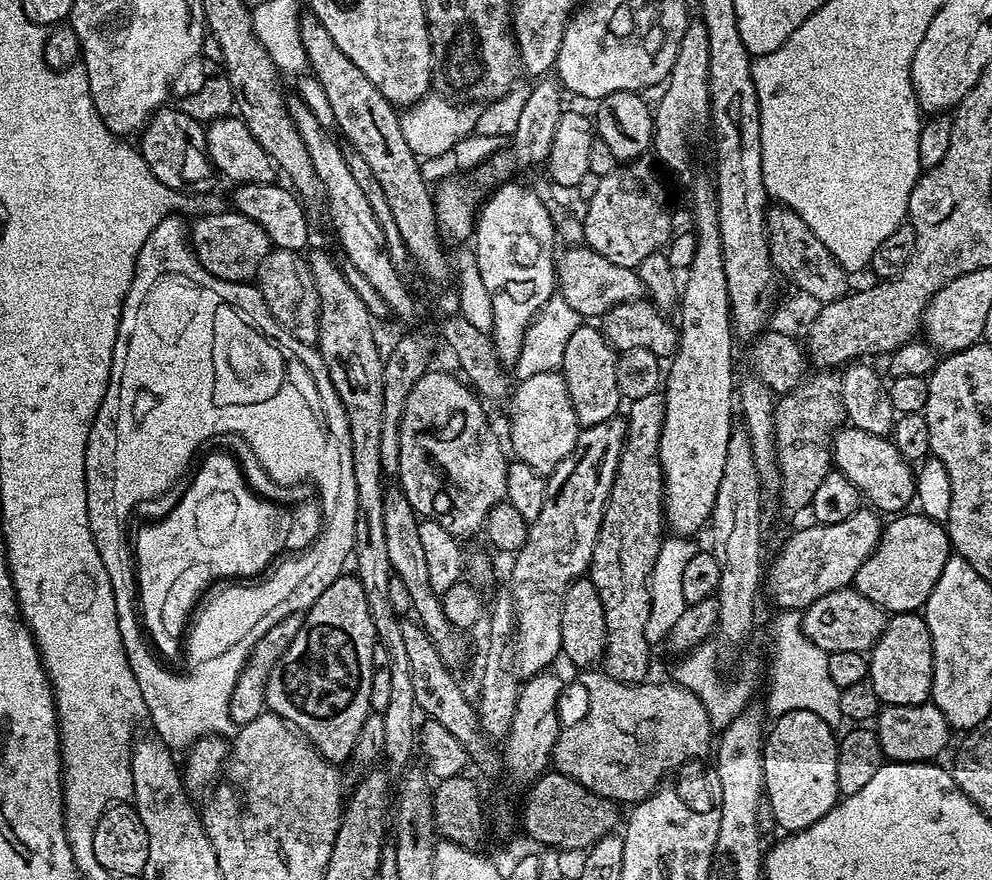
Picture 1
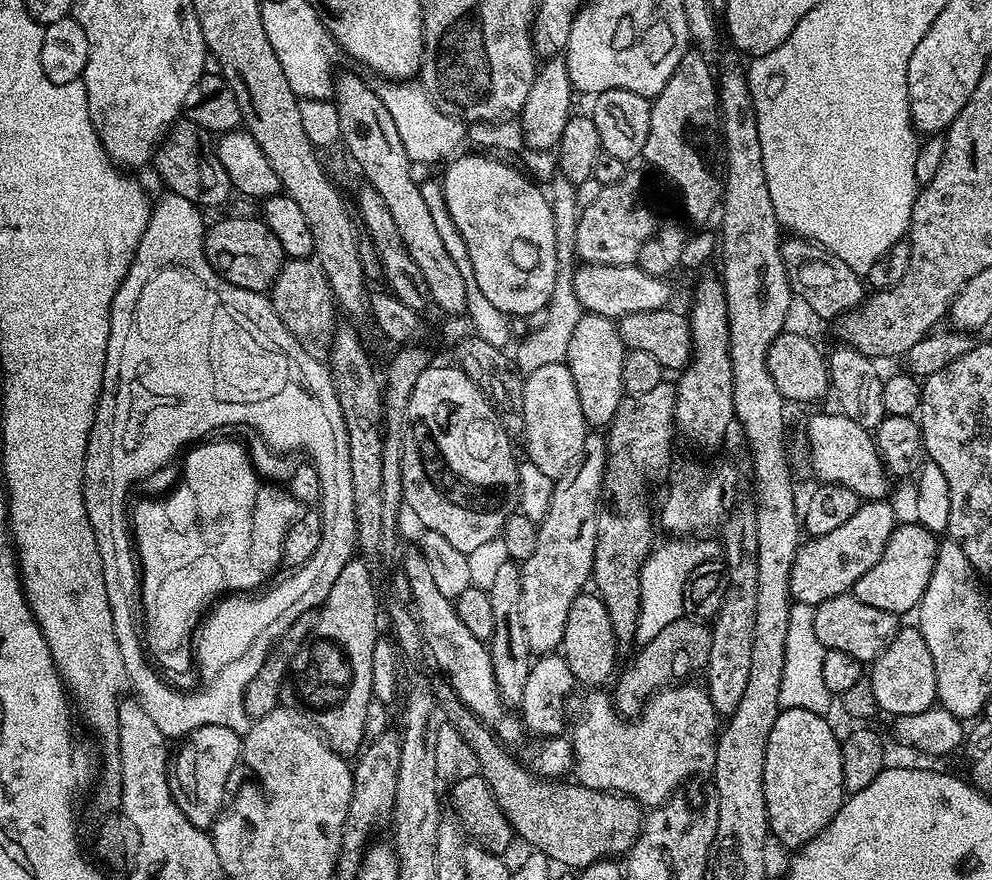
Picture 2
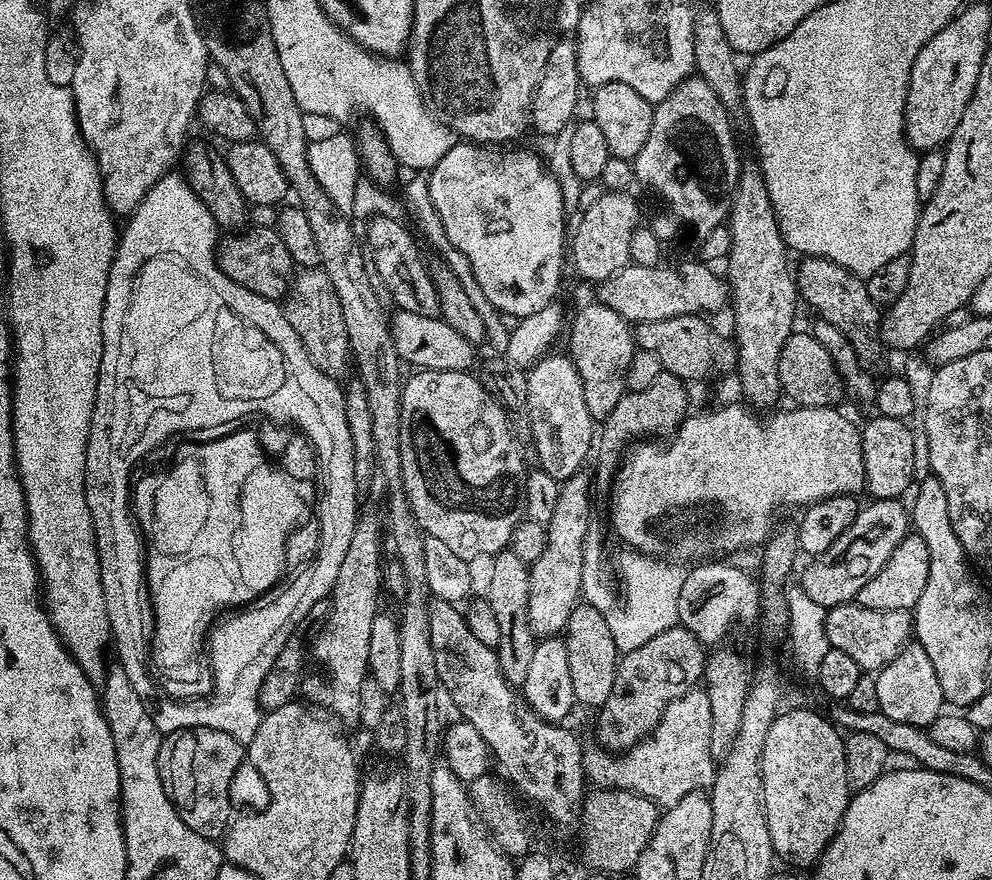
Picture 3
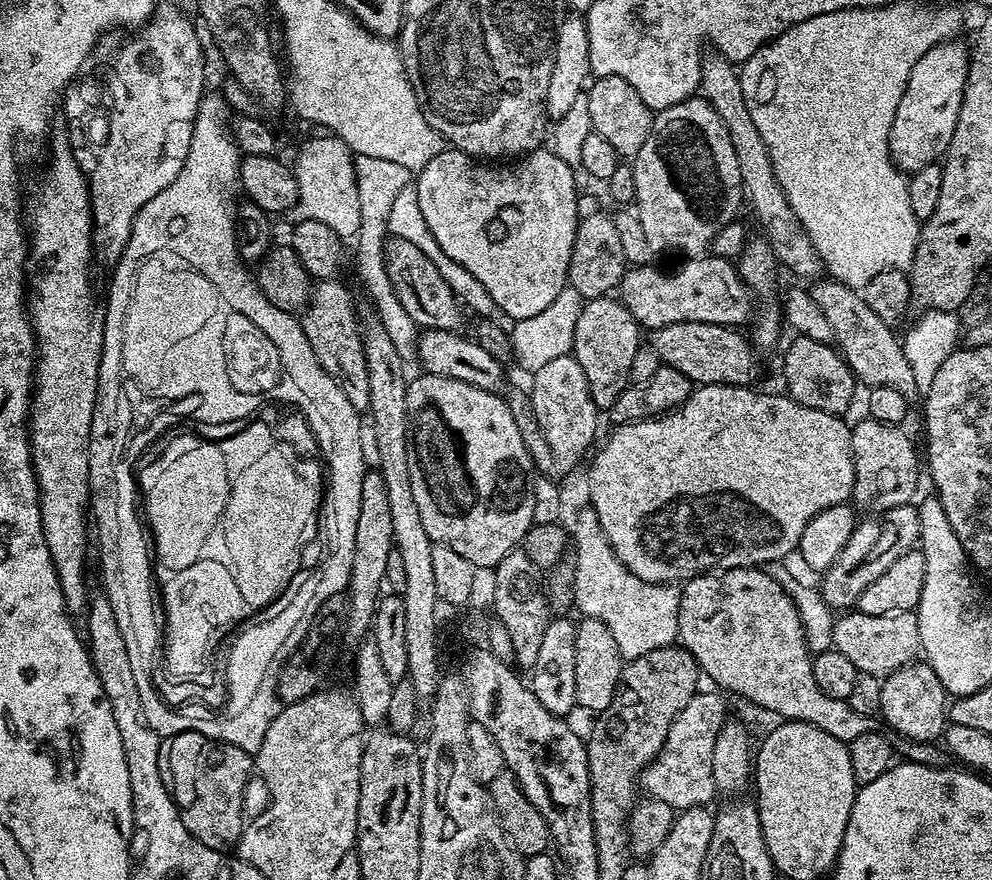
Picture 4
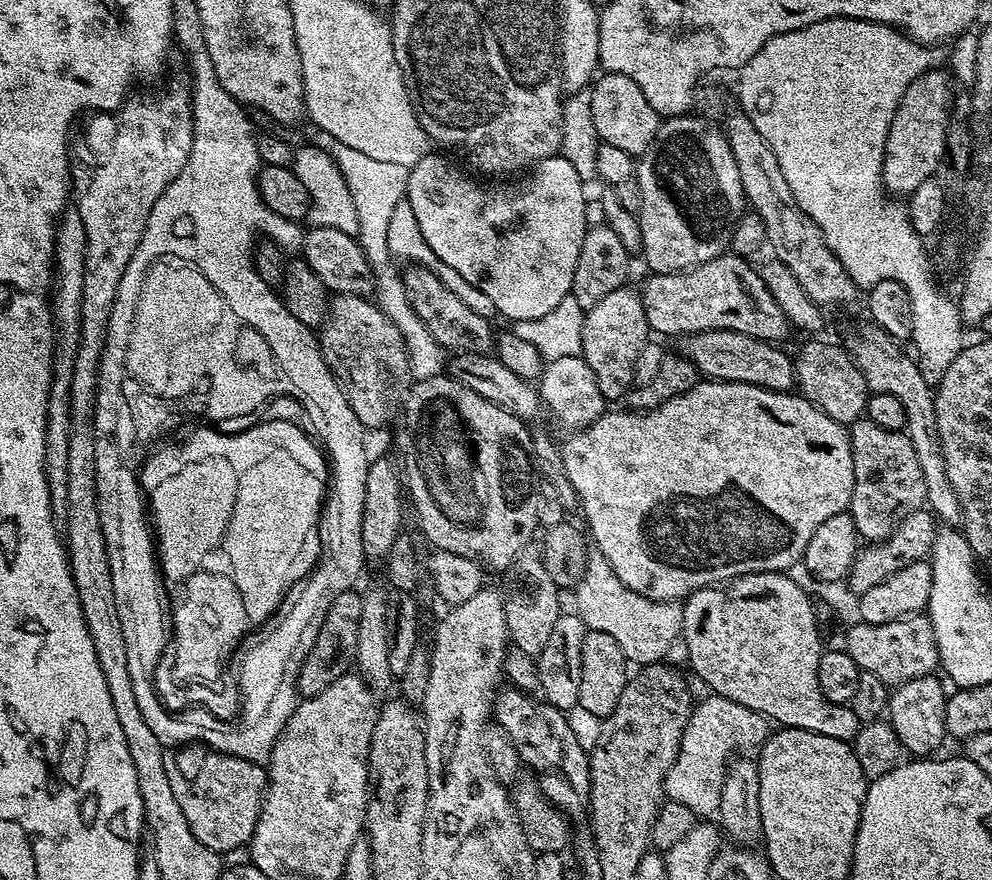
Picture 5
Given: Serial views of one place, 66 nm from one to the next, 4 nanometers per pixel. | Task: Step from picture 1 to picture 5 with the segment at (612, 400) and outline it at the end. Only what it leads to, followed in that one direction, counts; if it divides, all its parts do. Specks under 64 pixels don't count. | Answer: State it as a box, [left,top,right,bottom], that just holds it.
[582,286,650,401]

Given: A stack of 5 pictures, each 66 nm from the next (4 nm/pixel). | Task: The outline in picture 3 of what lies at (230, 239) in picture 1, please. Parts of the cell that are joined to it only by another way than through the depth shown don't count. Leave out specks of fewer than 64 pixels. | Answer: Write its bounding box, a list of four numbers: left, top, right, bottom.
[218,228,294,302]

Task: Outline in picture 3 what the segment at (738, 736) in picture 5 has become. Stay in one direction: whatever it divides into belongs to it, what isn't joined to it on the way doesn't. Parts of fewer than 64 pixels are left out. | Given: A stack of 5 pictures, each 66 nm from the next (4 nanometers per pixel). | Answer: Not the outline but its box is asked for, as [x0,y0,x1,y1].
[584,691,717,809]

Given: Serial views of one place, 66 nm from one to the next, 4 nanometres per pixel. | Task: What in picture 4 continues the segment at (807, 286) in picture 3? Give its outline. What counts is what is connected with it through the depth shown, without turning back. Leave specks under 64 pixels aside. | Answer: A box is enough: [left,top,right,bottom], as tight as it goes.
[810,278,918,397]

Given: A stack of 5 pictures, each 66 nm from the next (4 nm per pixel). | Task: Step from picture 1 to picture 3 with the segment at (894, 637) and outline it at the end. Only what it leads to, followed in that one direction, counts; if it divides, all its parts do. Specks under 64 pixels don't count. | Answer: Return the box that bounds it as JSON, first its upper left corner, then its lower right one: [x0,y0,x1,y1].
[875,642,946,729]

